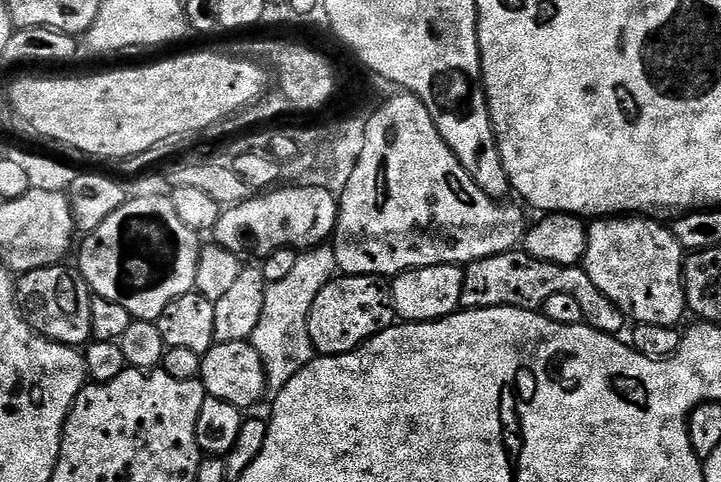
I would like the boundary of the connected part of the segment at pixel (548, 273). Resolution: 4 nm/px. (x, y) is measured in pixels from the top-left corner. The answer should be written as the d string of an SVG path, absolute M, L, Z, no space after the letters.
M513 250L494 254L490 258L476 260L473 264L464 268L462 278L462 298L460 308L530 308L543 309L546 298L553 294L570 294L575 298L578 306L582 306L584 323L602 334L610 334L614 337L621 335L626 317L594 282L590 282L590 274L583 267L571 264L562 266L554 262L542 262L538 258L528 255L523 250Z

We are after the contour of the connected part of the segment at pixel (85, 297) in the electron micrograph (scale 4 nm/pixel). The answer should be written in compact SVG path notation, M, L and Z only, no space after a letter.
M63 263L51 264L38 270L23 273L15 281L16 304L24 321L48 340L83 349L93 339L92 301L94 293L75 271L64 268Z

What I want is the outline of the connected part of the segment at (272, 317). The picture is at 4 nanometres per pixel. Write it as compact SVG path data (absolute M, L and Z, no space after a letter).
M325 242L317 247L301 251L294 262L294 270L290 275L274 282L266 290L266 302L262 306L262 318L258 318L258 326L252 335L251 344L258 350L258 358L262 358L262 366L266 374L268 392L280 392L314 358L312 339L310 338L310 310L314 306L314 298L337 275L336 249Z

